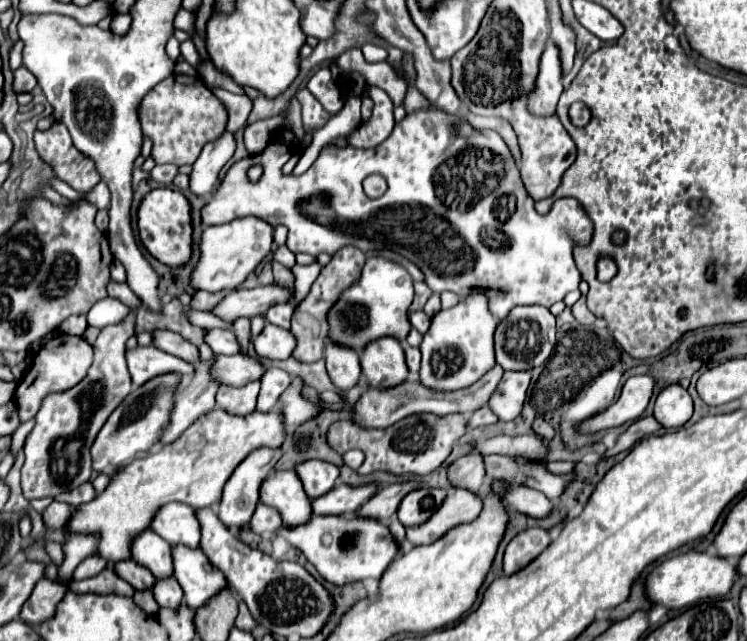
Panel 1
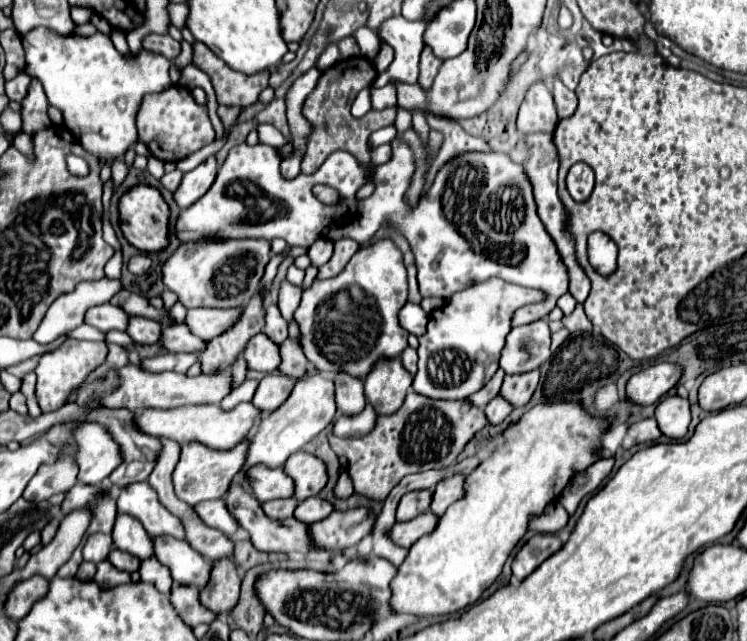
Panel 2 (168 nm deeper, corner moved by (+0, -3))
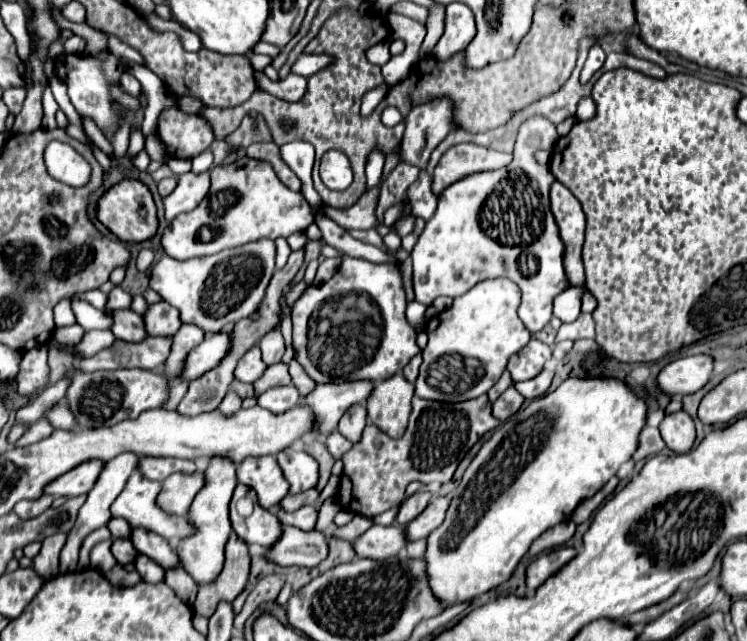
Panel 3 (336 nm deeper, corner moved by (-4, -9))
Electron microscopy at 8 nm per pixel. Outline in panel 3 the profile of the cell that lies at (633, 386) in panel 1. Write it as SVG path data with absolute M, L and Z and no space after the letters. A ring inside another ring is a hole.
M708 354L686 356L670 362L658 376L660 388L674 396L674 394L692 394L706 386L714 370L714 358Z

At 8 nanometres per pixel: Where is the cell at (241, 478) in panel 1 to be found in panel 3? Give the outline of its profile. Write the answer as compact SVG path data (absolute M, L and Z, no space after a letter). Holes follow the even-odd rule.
M356 380L356 382L344 382L344 384L318 384L318 386L306 396L306 404L312 408L312 412L316 414L316 418L320 418L320 430L316 430L314 436L318 436L318 434L324 434L324 436L326 436L328 432L332 432L332 430L338 426L342 414L344 414L350 406L366 402L372 390L374 390L374 382L370 382L370 380Z

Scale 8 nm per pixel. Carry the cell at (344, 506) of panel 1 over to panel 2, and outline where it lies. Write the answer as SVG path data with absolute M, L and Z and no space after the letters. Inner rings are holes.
M314 496L314 498L308 498L304 502L298 504L294 516L306 524L314 524L318 520L324 520L328 514L334 512L334 504L320 498L320 496Z

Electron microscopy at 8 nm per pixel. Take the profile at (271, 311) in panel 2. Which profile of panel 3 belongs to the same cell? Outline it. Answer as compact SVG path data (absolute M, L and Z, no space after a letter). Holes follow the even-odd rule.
M274 330L272 334L266 334L260 340L260 350L262 350L262 360L266 366L272 366L276 362L280 362L280 358L284 356L284 338L280 334L280 330Z

